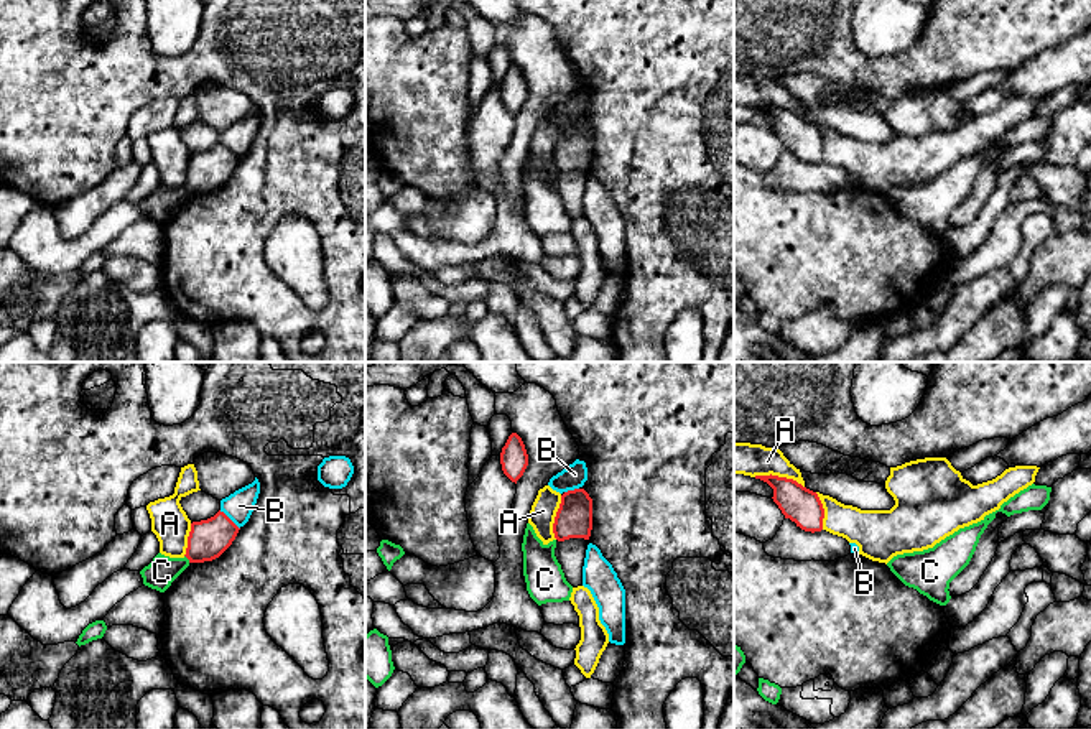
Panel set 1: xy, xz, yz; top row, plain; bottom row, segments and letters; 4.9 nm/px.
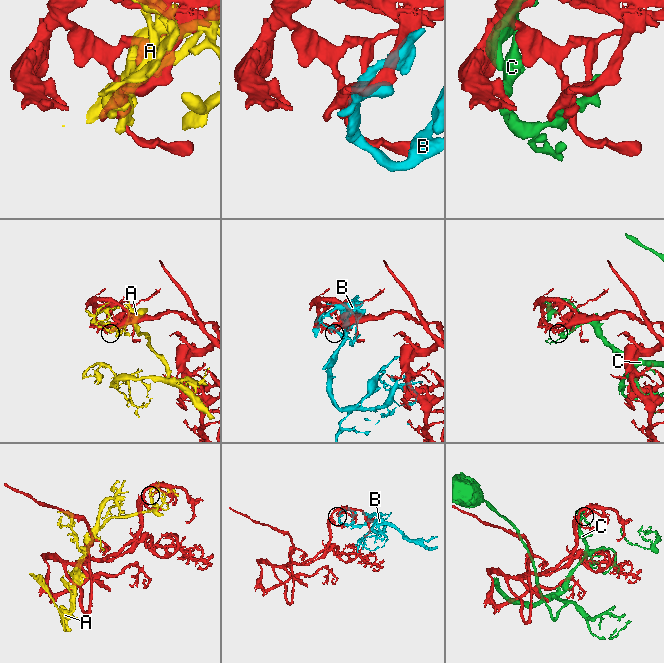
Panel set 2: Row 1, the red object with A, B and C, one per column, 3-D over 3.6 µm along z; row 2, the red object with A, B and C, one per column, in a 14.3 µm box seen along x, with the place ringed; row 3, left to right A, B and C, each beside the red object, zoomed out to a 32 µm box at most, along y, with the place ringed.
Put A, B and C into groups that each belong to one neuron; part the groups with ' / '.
A / B / C

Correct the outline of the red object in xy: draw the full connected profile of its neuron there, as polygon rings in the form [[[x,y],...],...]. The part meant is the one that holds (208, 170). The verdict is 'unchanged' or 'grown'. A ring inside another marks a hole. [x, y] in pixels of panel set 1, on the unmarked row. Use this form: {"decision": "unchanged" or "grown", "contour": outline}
{"decision": "unchanged", "contour": [[[224,145],[191,155],[186,189],[189,194],[204,194],[219,189],[235,171],[239,158]]]}

